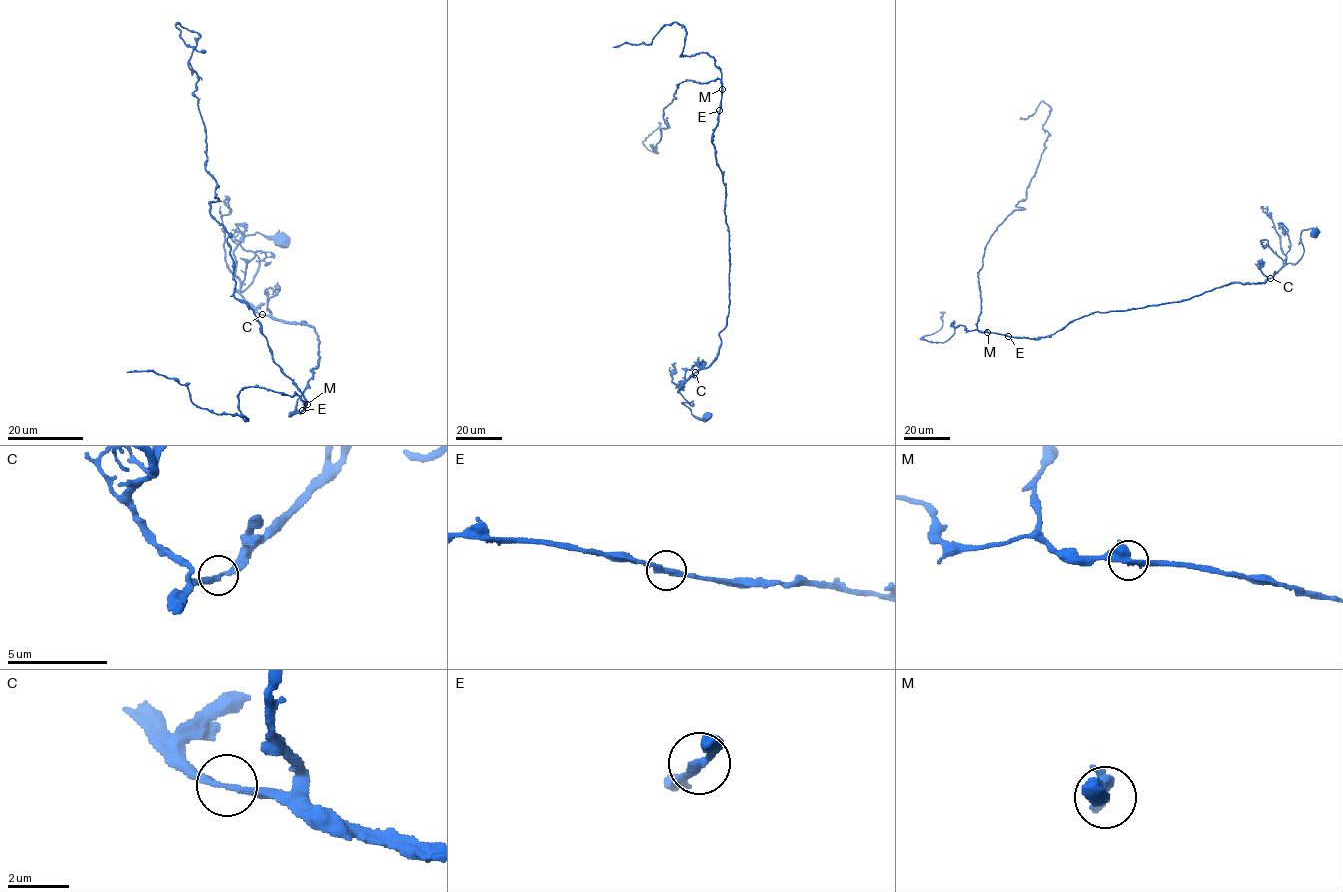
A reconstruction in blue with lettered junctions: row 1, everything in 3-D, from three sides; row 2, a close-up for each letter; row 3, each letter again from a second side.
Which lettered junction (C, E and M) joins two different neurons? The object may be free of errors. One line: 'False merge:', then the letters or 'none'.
False merge: none

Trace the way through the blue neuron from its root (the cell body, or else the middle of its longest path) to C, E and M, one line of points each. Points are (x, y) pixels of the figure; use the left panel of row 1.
C: (280, 241), (255, 233), (240, 242), (258, 258), (259, 266), (242, 291), (235, 290), (261, 314)
E: (280, 241), (241, 241), (259, 266), (235, 290), (261, 315), (316, 333), (318, 365), (291, 415), (302, 410)
M: (280, 241), (241, 241), (259, 266), (235, 290), (261, 315), (314, 328), (318, 365), (291, 415), (307, 404)

